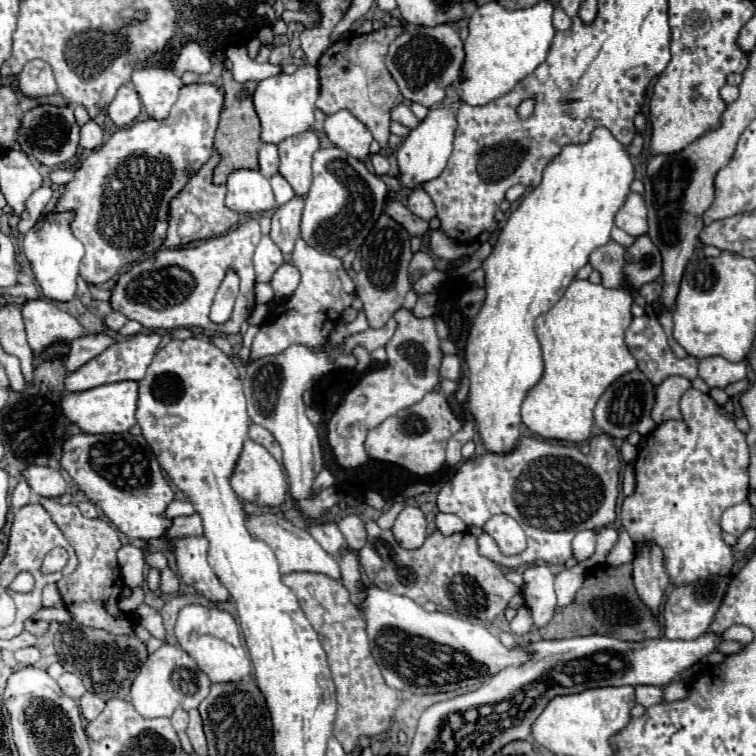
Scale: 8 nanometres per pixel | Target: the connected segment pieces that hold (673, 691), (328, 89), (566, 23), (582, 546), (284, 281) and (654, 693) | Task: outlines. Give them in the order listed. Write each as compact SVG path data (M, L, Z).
M674 681L668 683L668 687L664 687L664 701L678 701L684 699L688 695L688 687L682 681Z
M386 27L380 31L372 31L368 35L336 41L330 49L324 51L324 55L318 61L320 97L316 101L316 107L322 109L326 115L338 113L340 109L348 109L372 131L380 147L386 147L390 137L390 111L404 99L384 63L388 45L402 31L404 27Z
M556 7L556 11L554 11L554 15L552 15L552 23L554 23L554 27L558 29L558 31L564 31L564 29L570 29L570 25L572 25L572 21L570 21L570 17L560 9L560 7Z
M580 531L580 533L572 539L574 559L580 563L580 561L592 557L594 545L596 545L596 533L594 533L594 531Z
M284 263L284 265L272 275L272 281L270 281L270 285L272 285L272 289L274 289L274 299L276 299L276 301L288 299L288 297L296 291L298 283L300 283L300 273L298 273L298 269L296 269L294 265L290 265L290 263Z
M640 685L640 687L634 689L634 701L644 705L644 707L652 707L652 705L662 701L662 689L660 687L644 687L644 685Z

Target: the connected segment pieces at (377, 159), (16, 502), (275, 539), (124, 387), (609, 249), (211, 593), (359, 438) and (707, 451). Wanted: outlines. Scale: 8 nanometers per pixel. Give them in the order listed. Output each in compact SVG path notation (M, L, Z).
M372 155L370 161L372 161L372 165L374 165L374 173L376 173L376 175L386 175L386 173L388 173L390 163L388 163L388 159L386 159L384 155Z
M20 479L18 485L16 485L16 489L14 489L14 493L12 493L12 497L10 497L12 507L14 509L20 509L20 507L24 507L24 505L28 505L32 501L34 501L34 495L32 495L28 483L24 479Z
M262 513L262 515L250 517L246 525L248 525L248 531L256 539L268 543L268 547L276 553L282 575L294 573L294 571L310 571L310 573L322 573L322 575L328 575L328 577L340 581L340 567L338 567L336 557L326 553L306 529L298 529L288 519L282 519L276 513Z
M118 381L100 385L88 391L68 393L64 391L64 399L60 399L60 407L64 417L78 425L84 433L126 433L132 425L136 425L136 401L138 401L138 383L136 381Z
M608 241L604 247L598 247L590 255L590 263L594 269L600 271L604 287L614 287L614 289L622 287L622 283L624 283L624 275L622 275L624 251L626 249L622 245L618 245L616 241Z
M186 537L186 539L174 539L174 555L176 555L176 567L182 577L182 581L188 585L192 583L194 589L212 603L224 603L230 599L226 587L218 581L216 573L206 561L208 553L208 541L204 537Z
M400 307L394 313L398 323L394 337L386 343L388 365L382 369L368 371L360 383L346 395L344 403L336 409L328 423L328 443L342 467L358 467L368 461L364 451L364 441L368 429L380 425L384 419L396 415L398 411L418 403L426 393L430 393L440 383L440 359L444 357L440 349L440 339L436 335L434 317L416 317L412 311Z
M688 389L680 399L682 421L666 421L658 425L646 441L646 447L638 453L636 471L636 491L622 501L620 521L636 543L636 551L642 543L654 543L664 553L664 569L670 583L680 587L684 583L694 583L698 579L708 579L712 575L730 575L734 567L734 549L724 543L720 529L720 515L724 509L746 501L748 497L748 445L744 433L718 413L718 407L710 395L698 389Z

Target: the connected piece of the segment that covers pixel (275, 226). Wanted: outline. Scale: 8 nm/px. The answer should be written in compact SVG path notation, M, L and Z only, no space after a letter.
M296 195L292 201L280 205L272 215L270 237L280 247L284 255L292 253L296 239L300 237L300 215L302 215L304 199Z

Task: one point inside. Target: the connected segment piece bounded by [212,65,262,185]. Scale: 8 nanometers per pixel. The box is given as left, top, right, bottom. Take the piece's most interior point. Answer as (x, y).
(237, 141)

